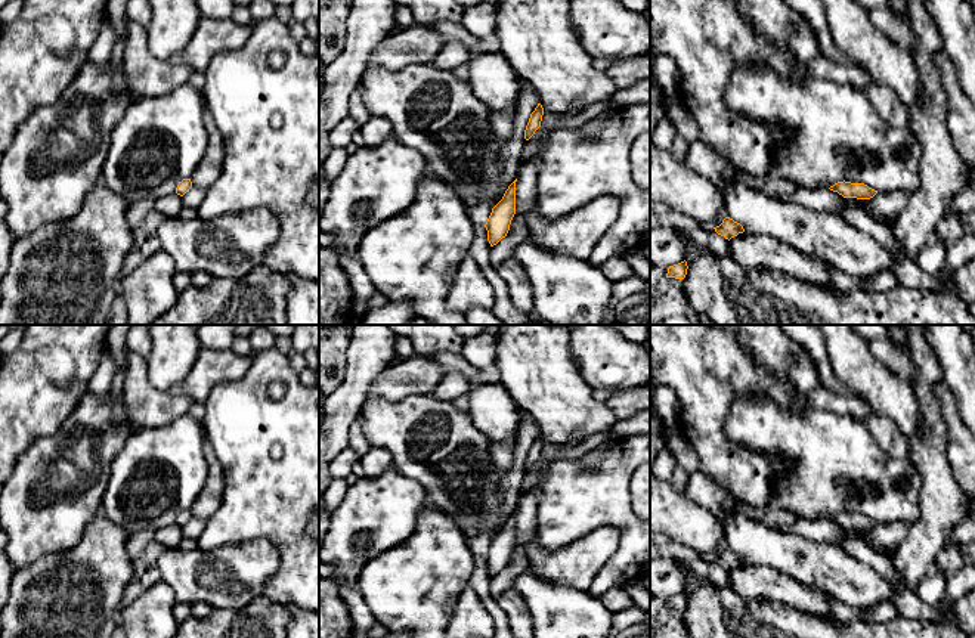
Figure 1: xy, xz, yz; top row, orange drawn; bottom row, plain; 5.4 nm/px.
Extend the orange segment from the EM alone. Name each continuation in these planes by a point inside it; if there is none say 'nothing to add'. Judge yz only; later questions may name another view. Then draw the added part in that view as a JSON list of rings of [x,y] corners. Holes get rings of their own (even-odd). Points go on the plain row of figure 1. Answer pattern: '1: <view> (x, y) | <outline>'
nothing to add

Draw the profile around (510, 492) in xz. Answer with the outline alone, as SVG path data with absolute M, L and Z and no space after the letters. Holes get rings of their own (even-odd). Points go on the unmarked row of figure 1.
M521 411L521 419L519 424L519 434L514 449L514 465L508 470L501 484L501 508L502 508L502 527L508 517L517 510L521 499L521 483L524 478L524 461L529 453L530 445L539 434L539 425L527 414Z

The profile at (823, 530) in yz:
M796 518L795 524L789 527L789 532L820 543L832 543L832 545L838 545L839 542L848 539L861 539L880 554L886 554L891 558L895 554L895 548L878 548L870 542L869 538L858 536L855 533L848 533L838 523L833 523L826 518L823 520Z

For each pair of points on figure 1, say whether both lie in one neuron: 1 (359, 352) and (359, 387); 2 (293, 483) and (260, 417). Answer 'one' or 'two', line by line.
1: one
2: one

